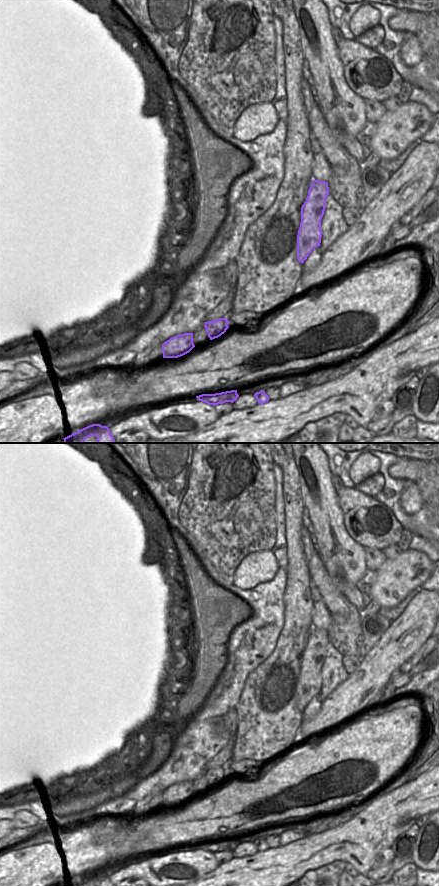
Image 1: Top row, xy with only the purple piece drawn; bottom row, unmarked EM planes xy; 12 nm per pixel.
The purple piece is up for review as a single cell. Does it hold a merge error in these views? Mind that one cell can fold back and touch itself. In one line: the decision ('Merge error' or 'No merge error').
Merge error.

